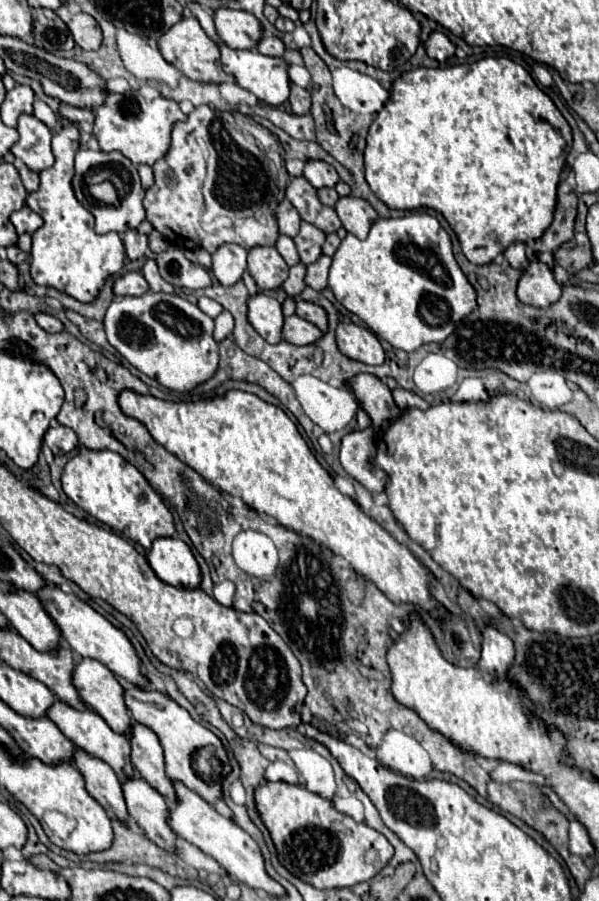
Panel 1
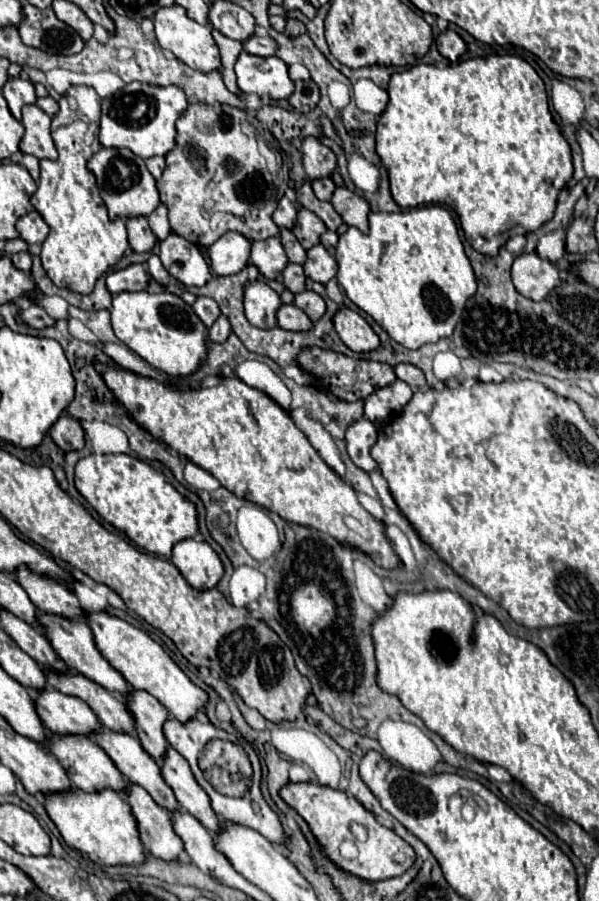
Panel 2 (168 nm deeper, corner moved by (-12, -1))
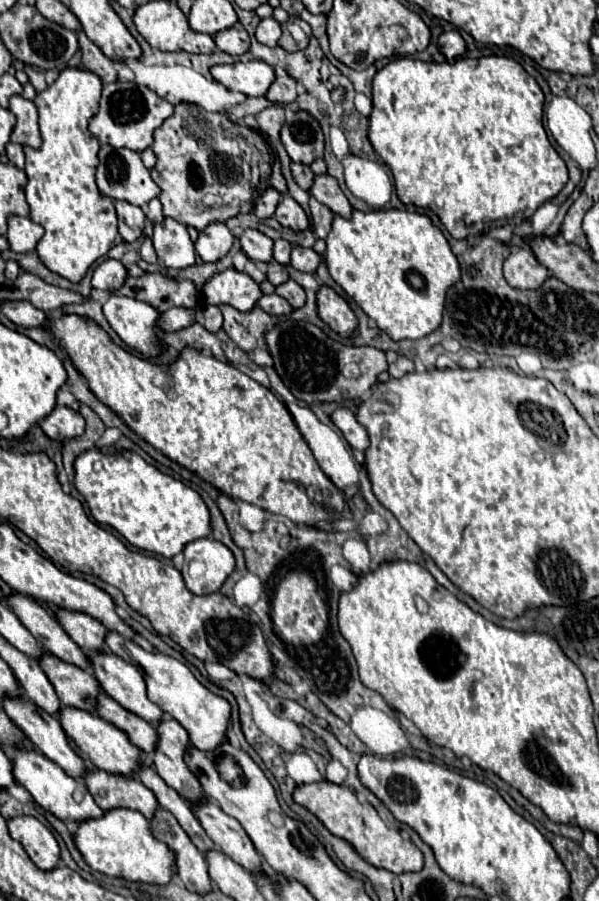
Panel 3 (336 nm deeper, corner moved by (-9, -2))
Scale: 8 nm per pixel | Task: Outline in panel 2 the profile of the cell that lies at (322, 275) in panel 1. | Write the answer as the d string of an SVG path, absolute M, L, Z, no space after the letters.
M316 244L314 248L308 250L308 258L304 262L304 272L308 278L320 284L326 284L330 278L336 276L336 270L338 270L338 264L334 256L330 256L322 244Z

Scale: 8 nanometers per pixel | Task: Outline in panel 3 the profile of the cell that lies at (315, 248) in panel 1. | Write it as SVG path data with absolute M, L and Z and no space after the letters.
M283 197L283 199L281 199L279 209L275 211L275 219L277 219L283 227L287 227L287 229L291 229L291 231L295 231L295 233L305 231L305 229L309 227L309 219L307 219L305 211L303 211L301 205L299 205L295 199L291 199L291 197Z

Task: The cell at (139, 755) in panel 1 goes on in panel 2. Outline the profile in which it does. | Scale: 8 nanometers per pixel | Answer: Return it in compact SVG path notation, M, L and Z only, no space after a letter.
M168 748L160 766L164 780L174 790L180 806L188 810L196 820L200 820L200 824L210 832L220 832L220 818L210 806L208 794L194 780L194 774L190 772L186 760L182 760L174 748Z

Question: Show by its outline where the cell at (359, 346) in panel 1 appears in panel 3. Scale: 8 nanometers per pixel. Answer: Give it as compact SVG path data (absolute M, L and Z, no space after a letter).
M321 287L317 295L319 317L341 337L355 337L357 335L357 317L333 289Z

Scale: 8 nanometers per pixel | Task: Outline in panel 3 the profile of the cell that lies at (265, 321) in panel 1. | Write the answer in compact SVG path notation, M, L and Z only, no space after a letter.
M227 269L223 273L213 275L203 287L205 303L221 305L227 303L243 313L249 313L257 307L263 291L259 283L253 281L247 273L239 273L235 269Z

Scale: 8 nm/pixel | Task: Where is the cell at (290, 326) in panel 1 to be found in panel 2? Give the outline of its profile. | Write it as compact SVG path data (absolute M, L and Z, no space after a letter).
M282 304L276 312L276 322L280 328L294 330L294 332L312 328L312 320L294 304Z

